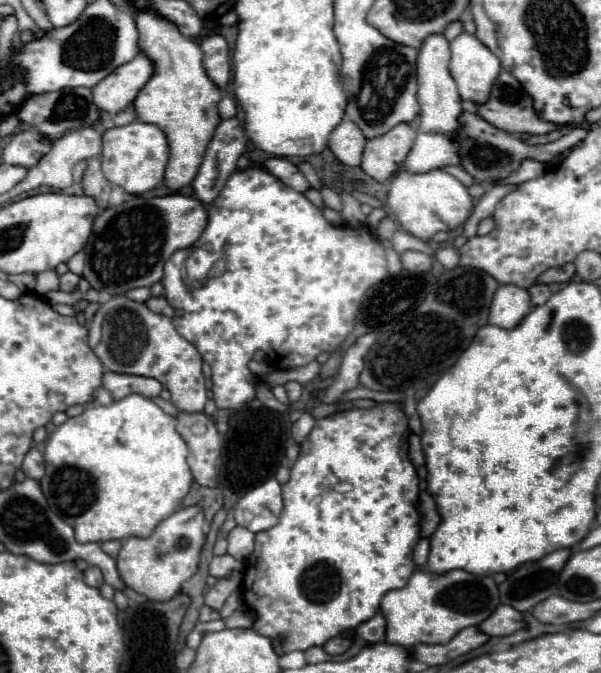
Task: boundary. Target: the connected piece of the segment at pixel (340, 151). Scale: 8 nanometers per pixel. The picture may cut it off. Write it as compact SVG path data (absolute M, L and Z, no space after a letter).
M345 117L335 127L335 131L331 133L329 149L333 151L333 155L341 163L345 163L345 165L361 165L365 143L367 143L367 139L361 133L361 129L351 119Z

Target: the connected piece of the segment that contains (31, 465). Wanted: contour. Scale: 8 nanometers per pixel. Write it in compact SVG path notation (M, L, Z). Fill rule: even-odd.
M31 447L23 459L23 465L21 465L23 473L31 479L41 479L41 475L45 475L45 461L43 461L43 455L41 451L37 451L35 447Z

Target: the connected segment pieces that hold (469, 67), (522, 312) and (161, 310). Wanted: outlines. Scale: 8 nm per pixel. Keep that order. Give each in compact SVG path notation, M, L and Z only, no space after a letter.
M461 33L451 41L449 71L461 99L483 105L491 97L491 87L501 73L501 63L475 35Z
M499 285L493 297L493 307L489 309L489 323L513 329L531 311L529 293L517 285Z
M151 297L151 299L147 301L147 307L149 307L151 311L159 313L159 315L165 315L165 317L173 317L173 315L175 315L175 313L173 313L173 307L165 301L165 297Z

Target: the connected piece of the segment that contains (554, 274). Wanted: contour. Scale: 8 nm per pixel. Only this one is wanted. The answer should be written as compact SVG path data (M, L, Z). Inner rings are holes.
M567 263L567 265L561 265L561 267L553 267L545 273L541 273L537 277L535 283L567 283L573 279L573 263Z

